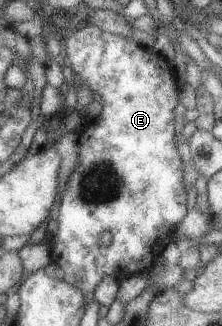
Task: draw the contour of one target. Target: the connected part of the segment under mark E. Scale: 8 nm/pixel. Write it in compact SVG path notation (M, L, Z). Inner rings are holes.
M85 22L83 28L73 32L65 40L65 60L76 79L81 79L81 84L92 91L97 92L100 97L100 104L102 109L97 118L85 120L78 133L79 150L77 164L72 168L72 173L68 176L65 184L65 189L59 194L59 201L54 211L54 217L58 224L57 232L51 237L47 237L48 245L50 247L50 255L53 263L57 264L64 272L63 280L68 282L71 286L78 288L84 296L85 302L93 299L92 292L95 285L104 276L115 276L117 280L130 274L147 271L152 267L154 258L161 254L161 250L167 243L172 240L174 226L183 218L186 213L185 199L186 193L183 190L183 162L178 151L173 148L173 135L175 134L174 121L173 121L173 108L179 100L179 87L176 82L176 75L174 67L170 60L159 56L150 48L138 45L133 39L125 38L119 35L108 33L107 31L97 28L90 22ZM101 232L109 232L112 235L112 241L109 244L99 243L99 234Z

